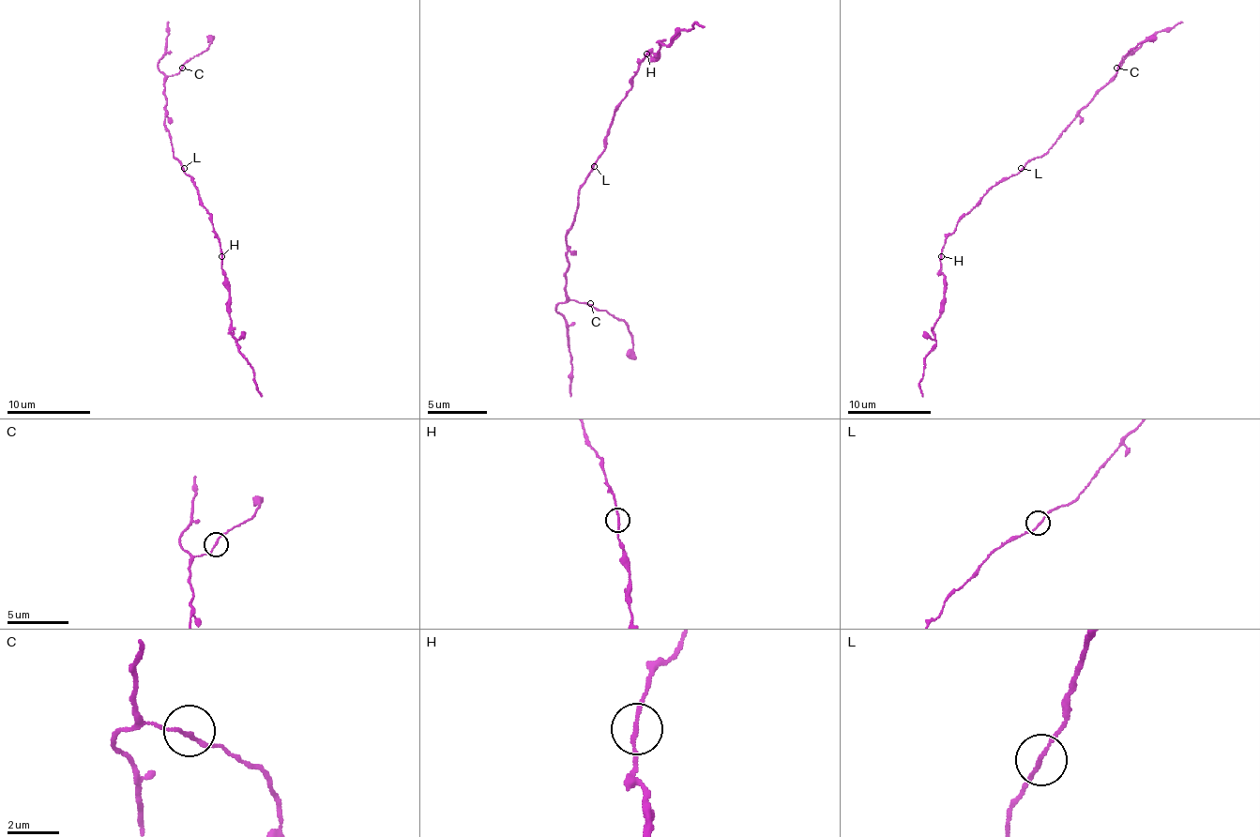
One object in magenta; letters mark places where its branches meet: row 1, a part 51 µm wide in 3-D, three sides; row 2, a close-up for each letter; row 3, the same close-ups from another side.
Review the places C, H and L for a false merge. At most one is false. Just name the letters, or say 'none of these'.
H

